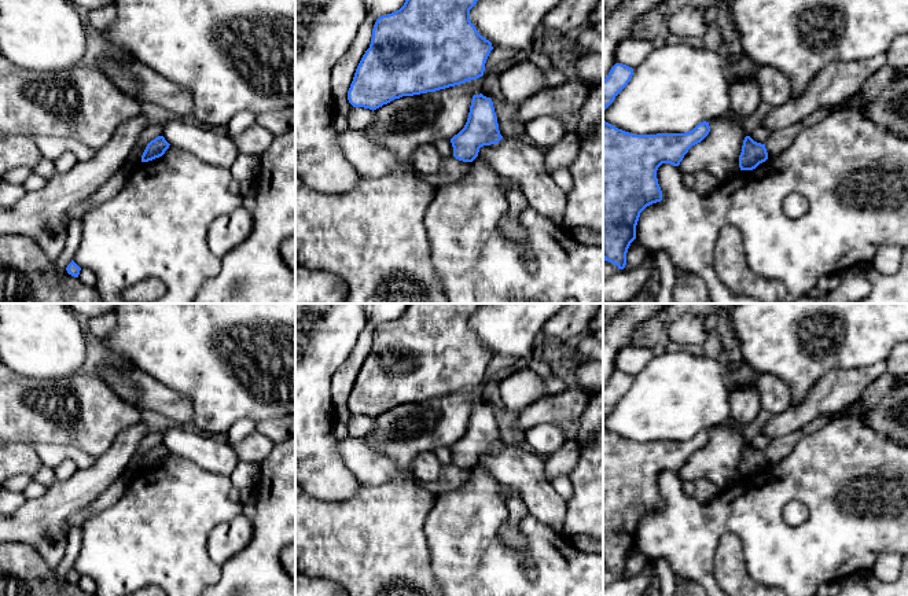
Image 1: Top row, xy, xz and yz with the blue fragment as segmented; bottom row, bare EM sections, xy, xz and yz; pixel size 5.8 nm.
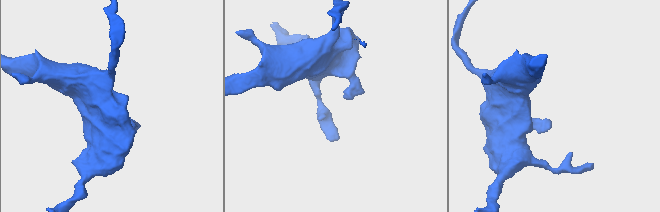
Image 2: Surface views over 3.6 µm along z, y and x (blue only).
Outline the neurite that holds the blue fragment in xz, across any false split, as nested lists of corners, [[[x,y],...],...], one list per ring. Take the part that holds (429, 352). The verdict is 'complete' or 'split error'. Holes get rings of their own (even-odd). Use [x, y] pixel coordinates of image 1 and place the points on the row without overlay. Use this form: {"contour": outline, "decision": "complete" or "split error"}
{"contour": [[[408,303],[404,313],[376,327],[370,356],[363,363],[350,396],[348,408],[353,415],[376,417],[402,404],[435,400],[464,391],[484,383],[486,367],[493,357],[470,328],[470,317],[481,303]]], "decision": "complete"}

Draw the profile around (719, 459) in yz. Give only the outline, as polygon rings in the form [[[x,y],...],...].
[[[725,423],[710,428],[709,434],[709,442],[688,457],[677,477],[681,482],[709,477],[720,490],[724,490],[742,479],[739,463],[746,439],[740,428]]]

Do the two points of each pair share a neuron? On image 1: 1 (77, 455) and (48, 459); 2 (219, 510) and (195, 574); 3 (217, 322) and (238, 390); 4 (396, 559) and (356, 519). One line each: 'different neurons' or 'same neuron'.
1: same neuron
2: same neuron
3: same neuron
4: same neuron

